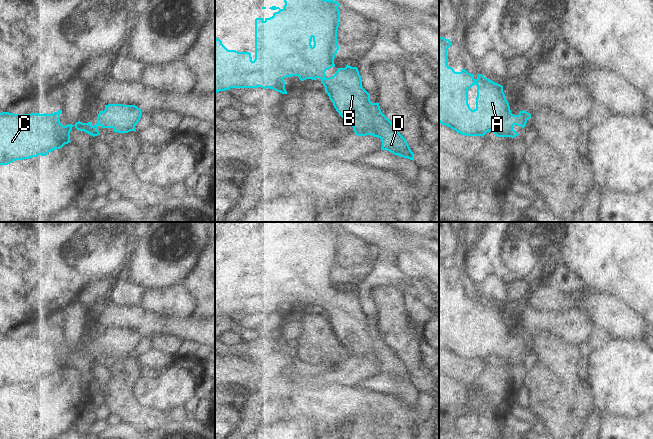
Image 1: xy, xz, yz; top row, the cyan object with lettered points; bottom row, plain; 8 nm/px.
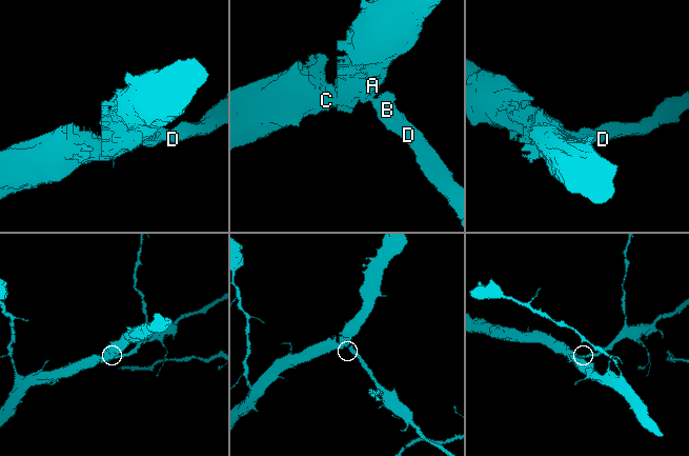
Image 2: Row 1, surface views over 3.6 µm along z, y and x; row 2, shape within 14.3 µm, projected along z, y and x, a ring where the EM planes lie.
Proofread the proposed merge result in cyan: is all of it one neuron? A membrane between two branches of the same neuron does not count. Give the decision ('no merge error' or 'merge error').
no merge error

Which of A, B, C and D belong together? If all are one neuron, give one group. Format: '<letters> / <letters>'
A B C D

